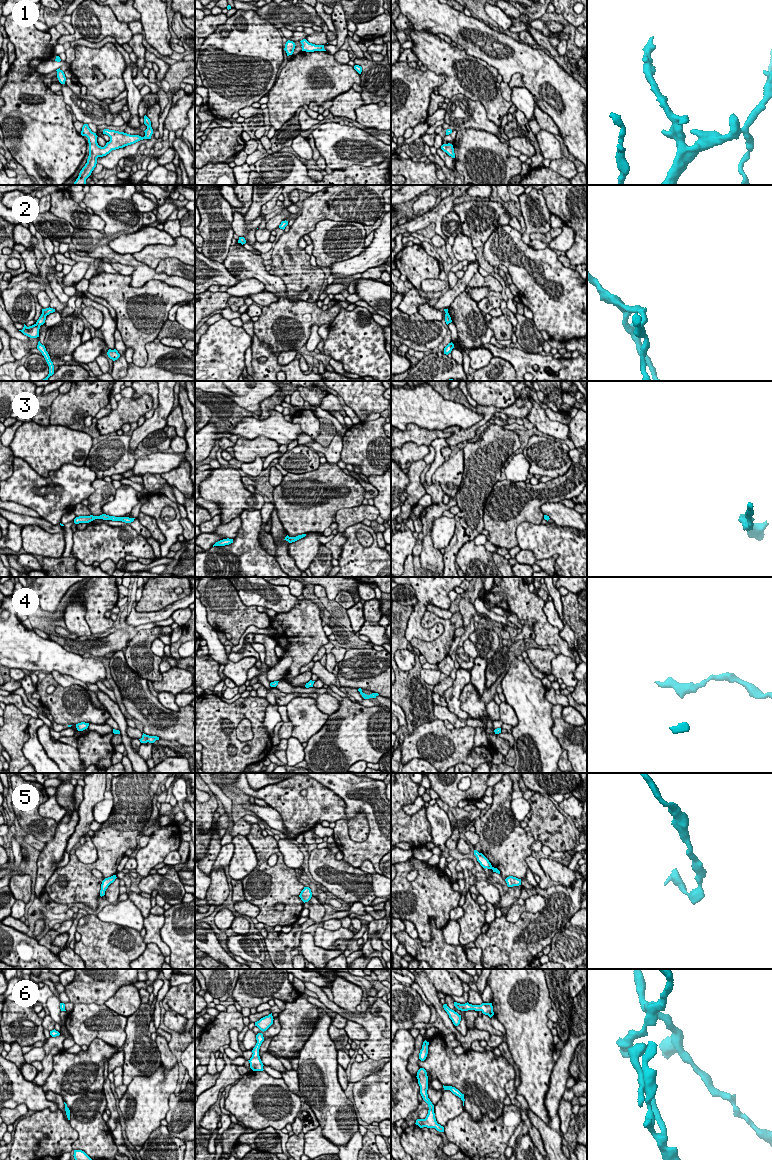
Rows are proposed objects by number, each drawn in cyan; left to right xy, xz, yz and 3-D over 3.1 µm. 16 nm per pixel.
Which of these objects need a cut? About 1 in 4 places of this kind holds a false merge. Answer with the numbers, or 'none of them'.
2

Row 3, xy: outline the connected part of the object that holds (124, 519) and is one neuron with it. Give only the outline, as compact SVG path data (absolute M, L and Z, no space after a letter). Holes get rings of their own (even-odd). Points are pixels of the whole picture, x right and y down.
M102 514L100 516L79 516L74 519L75 524L79 523L89 523L95 519L103 519L103 520L112 520L112 521L122 521L125 523L131 523L134 521L135 518L129 518L129 517L115 517L115 516L109 516L106 514Z

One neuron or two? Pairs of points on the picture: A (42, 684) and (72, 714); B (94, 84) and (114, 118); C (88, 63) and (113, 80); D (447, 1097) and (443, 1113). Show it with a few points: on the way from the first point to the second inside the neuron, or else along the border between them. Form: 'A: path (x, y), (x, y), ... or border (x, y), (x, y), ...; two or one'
A: path (43, 693), (51, 701), (60, 702), (63, 705); one
B: border (86, 94), (91, 94), (100, 100); two
C: path (95, 63), (100, 63), (110, 73); one
D: path (447, 1101), (446, 1109); one

